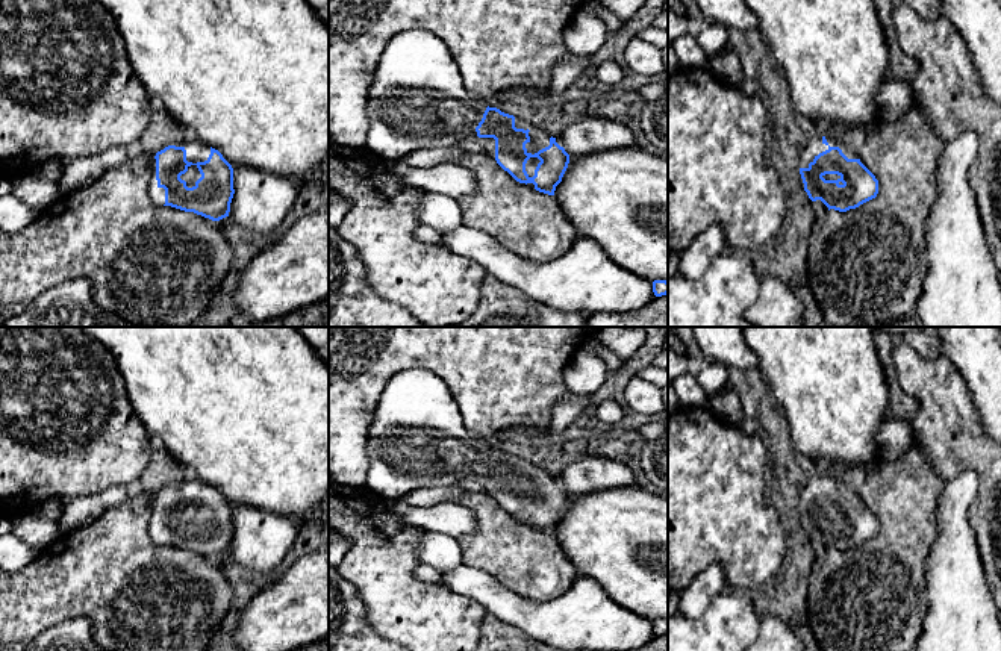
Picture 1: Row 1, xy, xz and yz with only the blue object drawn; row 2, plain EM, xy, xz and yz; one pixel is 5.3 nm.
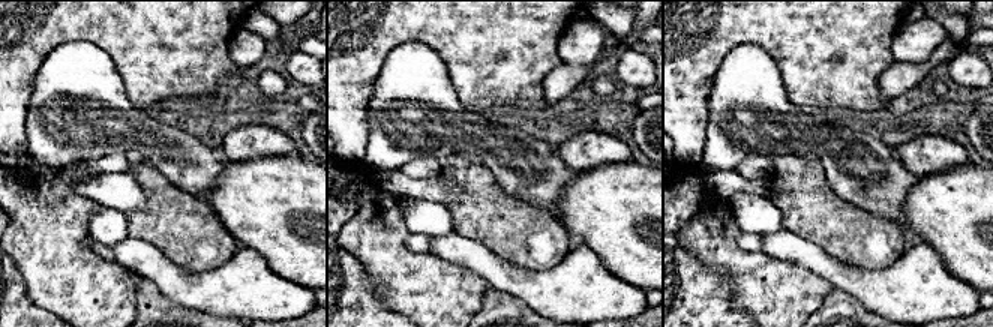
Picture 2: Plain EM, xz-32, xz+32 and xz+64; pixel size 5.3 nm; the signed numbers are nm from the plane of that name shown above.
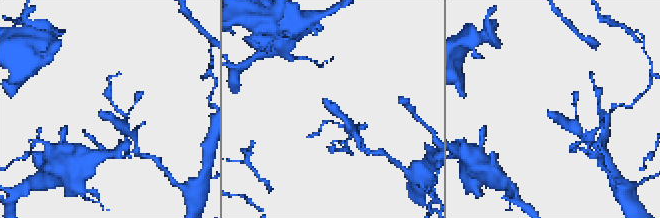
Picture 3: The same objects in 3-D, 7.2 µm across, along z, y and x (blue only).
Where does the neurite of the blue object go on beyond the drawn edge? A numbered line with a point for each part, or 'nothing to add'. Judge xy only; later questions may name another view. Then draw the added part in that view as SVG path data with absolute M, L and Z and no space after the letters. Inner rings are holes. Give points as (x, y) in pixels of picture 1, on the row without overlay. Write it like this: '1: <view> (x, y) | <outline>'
1: xy (196, 489) | M186 477L183 480L174 481L176 486L183 486L186 489L186 500L197 503L207 500L210 494L210 484L198 480L197 477Z

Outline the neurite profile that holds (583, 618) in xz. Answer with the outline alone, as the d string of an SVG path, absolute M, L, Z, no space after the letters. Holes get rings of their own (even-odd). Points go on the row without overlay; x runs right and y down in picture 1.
M460 563L441 574L444 586L450 590L474 600L503 624L556 649L625 651L638 649L656 637L653 621L616 604L592 577L578 575L562 595L550 601L533 601L504 587L497 578L476 566Z

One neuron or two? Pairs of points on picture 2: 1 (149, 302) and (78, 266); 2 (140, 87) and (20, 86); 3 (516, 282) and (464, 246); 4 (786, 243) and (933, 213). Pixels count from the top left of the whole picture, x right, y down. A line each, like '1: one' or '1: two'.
1: two
2: one
3: one
4: two

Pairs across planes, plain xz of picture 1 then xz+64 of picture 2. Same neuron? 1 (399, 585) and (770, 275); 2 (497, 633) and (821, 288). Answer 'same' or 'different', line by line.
1: same
2: different

